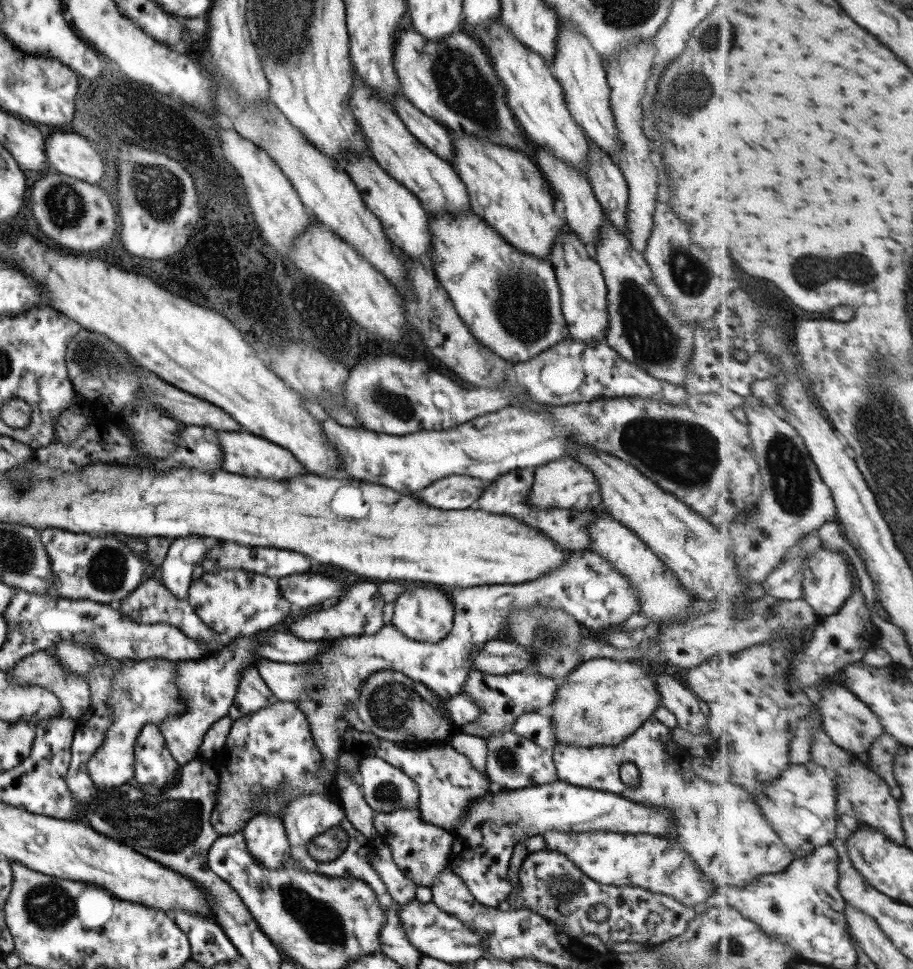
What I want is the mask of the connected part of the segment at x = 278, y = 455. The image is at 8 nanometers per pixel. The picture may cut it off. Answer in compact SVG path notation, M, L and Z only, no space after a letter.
M245 430L226 432L218 431L217 439L223 453L222 469L234 474L244 474L244 476L260 476L260 478L272 478L272 480L286 480L296 474L304 473L304 467L294 456L279 445L269 442L260 436L248 433Z

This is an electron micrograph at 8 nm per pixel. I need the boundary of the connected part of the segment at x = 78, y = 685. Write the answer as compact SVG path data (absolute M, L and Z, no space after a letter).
M49 650L38 651L24 657L24 659L18 661L18 664L14 666L14 669L10 669L8 672L4 673L7 673L8 678L10 678L12 682L16 682L18 686L30 686L30 684L36 684L36 686L50 689L55 696L58 696L60 705L62 705L65 714L74 720L79 721L86 714L91 712L91 693L89 684L84 678L66 674L63 667L60 666L60 662L54 658L53 653L49 653Z

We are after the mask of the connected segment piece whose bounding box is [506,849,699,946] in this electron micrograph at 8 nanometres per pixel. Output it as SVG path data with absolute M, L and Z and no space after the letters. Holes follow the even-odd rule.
M548 849L529 853L522 866L520 866L520 888L518 892L511 892L506 898L506 904L513 906L523 906L528 910L536 912L544 919L550 920L551 923L561 924L564 933L575 940L584 939L584 937L596 936L603 942L632 942L648 944L648 946L659 946L661 943L666 943L672 938L681 936L690 920L693 920L698 915L698 910L692 907L684 906L678 903L672 896L656 894L642 887L607 885L596 882L588 878L578 868L567 855L563 855L558 851L549 851ZM597 905L606 906L609 911L608 919L603 922L592 921L589 917L589 911Z

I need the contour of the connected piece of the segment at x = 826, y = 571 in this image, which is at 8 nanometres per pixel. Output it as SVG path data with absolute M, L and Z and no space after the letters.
M824 545L824 568L806 568L803 599L816 609L820 616L837 615L851 599L856 588L852 574L853 564L842 551L835 552Z

